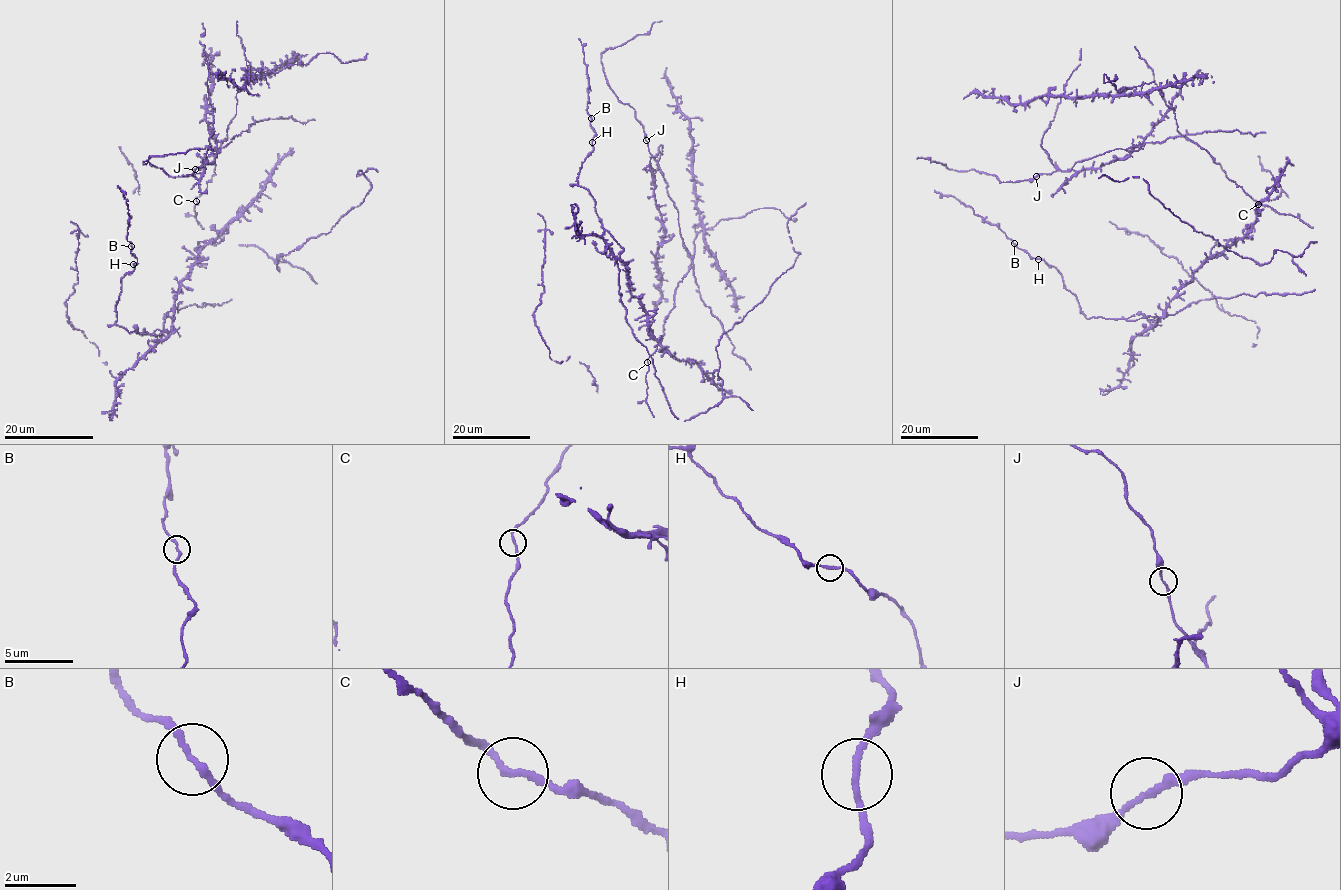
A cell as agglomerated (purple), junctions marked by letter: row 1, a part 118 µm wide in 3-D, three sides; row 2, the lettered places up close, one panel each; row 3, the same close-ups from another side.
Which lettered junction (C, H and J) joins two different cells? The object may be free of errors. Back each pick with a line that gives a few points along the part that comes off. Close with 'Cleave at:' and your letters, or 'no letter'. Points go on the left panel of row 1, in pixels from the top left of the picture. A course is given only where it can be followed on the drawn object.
Cleave at: no letter

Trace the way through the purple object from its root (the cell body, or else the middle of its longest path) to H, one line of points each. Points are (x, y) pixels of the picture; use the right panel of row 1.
H: (1125, 319), (1087, 318), (1080, 310), (1077, 298), (1065, 288), (1061, 274), (1038, 259)

